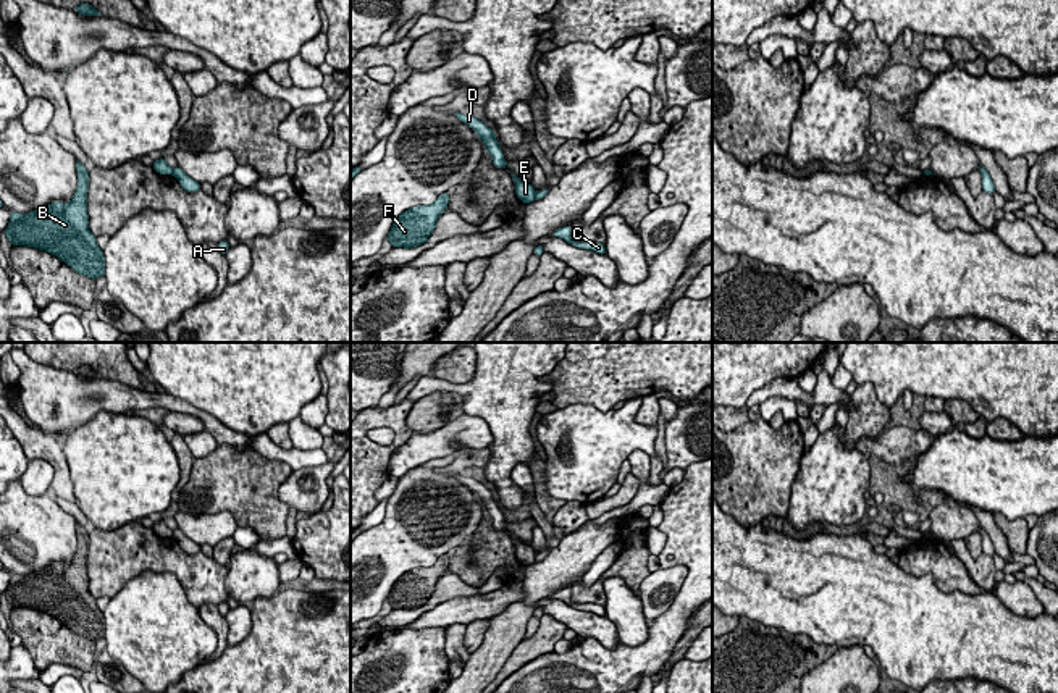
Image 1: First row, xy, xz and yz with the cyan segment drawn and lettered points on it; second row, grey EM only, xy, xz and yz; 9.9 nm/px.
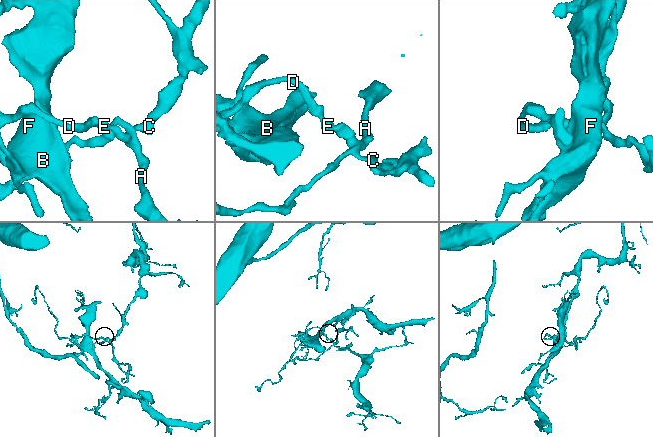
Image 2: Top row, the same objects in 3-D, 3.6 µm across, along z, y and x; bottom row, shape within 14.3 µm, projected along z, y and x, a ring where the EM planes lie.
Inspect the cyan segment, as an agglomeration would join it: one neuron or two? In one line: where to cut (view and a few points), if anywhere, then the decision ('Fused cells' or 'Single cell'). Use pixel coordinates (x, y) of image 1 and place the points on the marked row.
Split along xy (172, 170), (173, 173). Fused cells

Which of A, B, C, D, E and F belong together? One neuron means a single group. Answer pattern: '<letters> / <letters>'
A C / B D E F

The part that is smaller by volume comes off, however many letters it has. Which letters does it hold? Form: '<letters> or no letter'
B, D, E, F

